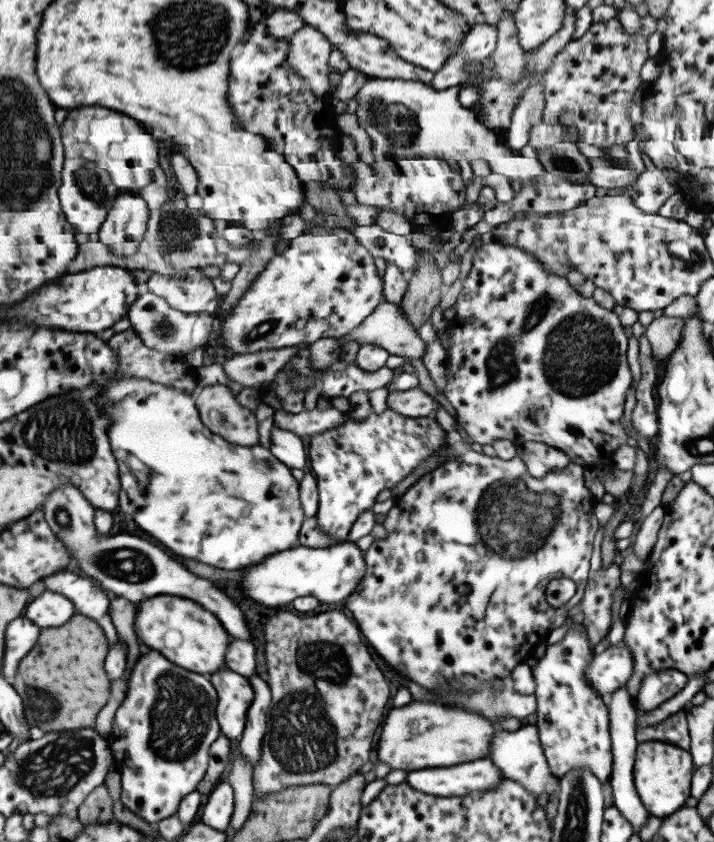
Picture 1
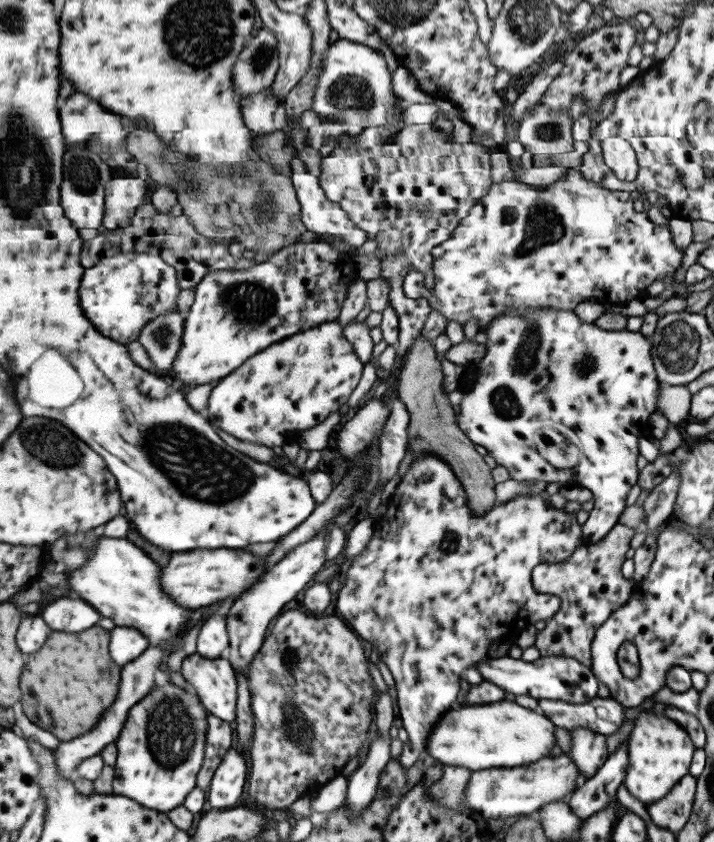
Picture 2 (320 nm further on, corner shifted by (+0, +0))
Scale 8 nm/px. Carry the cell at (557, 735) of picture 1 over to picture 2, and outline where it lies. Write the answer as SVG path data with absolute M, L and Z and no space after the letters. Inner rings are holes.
M574 726L568 731L572 743L568 752L565 753L576 764L583 778L591 778L608 757L605 737L582 726Z

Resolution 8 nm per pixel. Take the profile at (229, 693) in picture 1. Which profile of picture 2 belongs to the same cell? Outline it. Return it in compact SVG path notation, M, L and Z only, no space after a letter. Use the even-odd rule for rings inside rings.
M193 653L181 662L181 676L192 686L204 710L233 724L236 714L234 668L227 660L209 660Z

